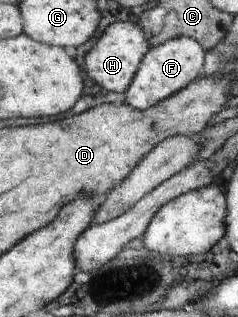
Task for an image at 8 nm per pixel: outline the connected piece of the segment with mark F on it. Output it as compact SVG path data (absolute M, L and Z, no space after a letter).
M174 37L162 44L150 47L142 58L140 66L126 89L125 100L138 110L146 110L162 99L176 94L187 84L202 76L206 51L196 40L190 37Z

